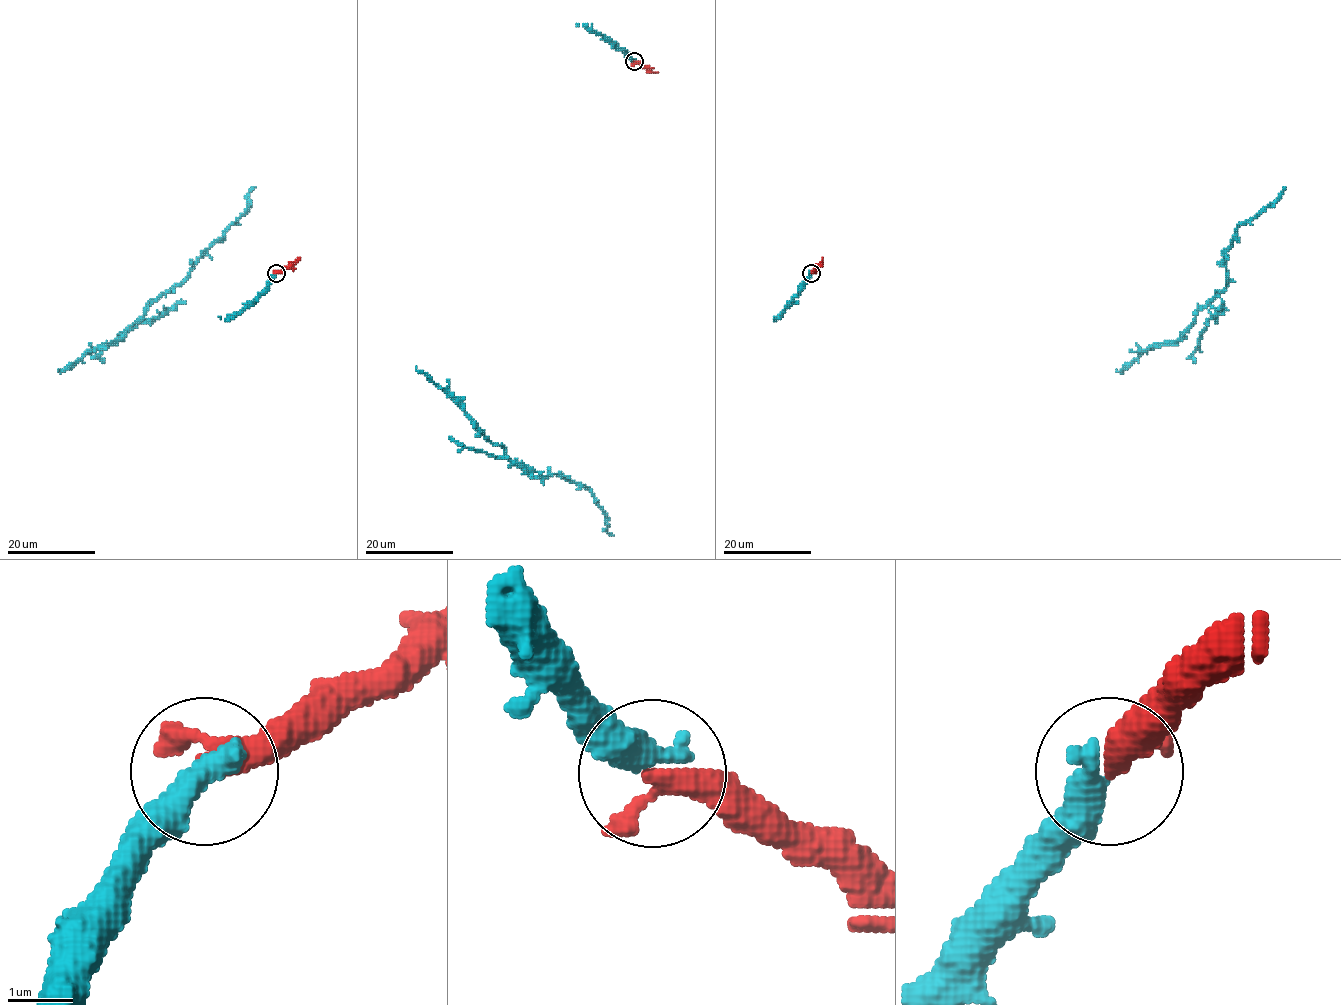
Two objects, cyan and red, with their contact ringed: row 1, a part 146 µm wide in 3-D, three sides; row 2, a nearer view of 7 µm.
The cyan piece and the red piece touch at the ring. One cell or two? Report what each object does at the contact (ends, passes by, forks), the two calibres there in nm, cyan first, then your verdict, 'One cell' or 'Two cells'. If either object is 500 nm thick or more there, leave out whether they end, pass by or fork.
Thickness 550 nm (cyan) against 320 nm. One cell

